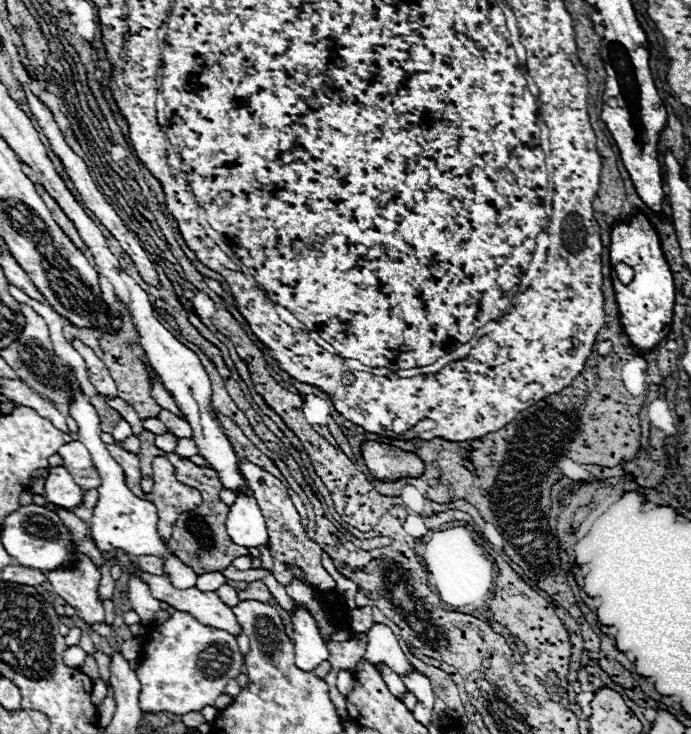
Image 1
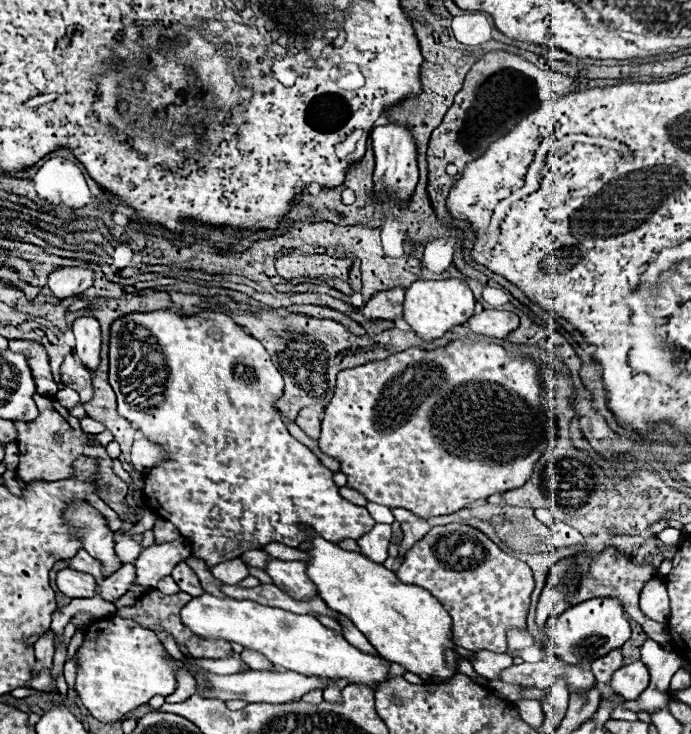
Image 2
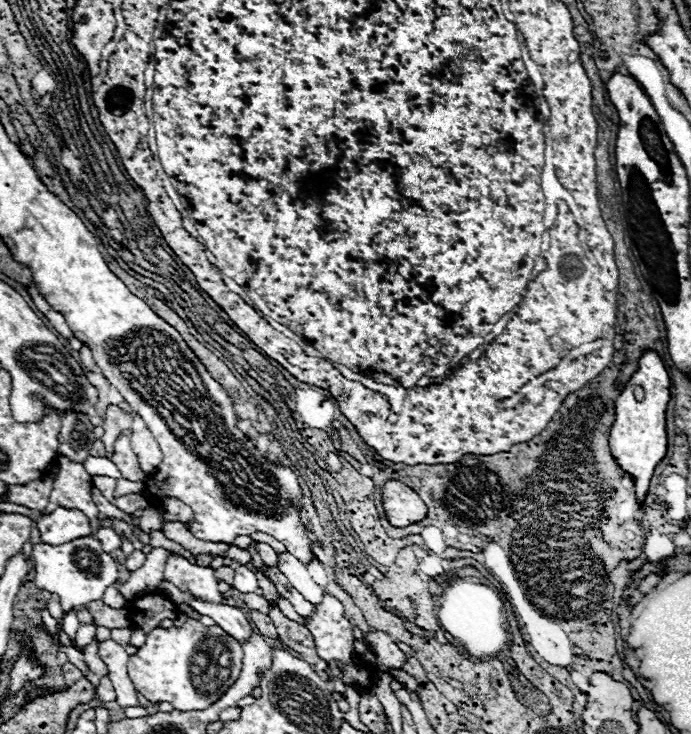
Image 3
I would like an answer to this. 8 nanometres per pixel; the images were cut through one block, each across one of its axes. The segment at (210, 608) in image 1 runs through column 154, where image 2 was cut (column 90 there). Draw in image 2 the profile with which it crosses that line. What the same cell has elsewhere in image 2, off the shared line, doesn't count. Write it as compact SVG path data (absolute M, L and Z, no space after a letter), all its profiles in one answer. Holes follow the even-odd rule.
M64 568L56 576L56 586L68 598L88 598L96 594L96 580L90 574Z

